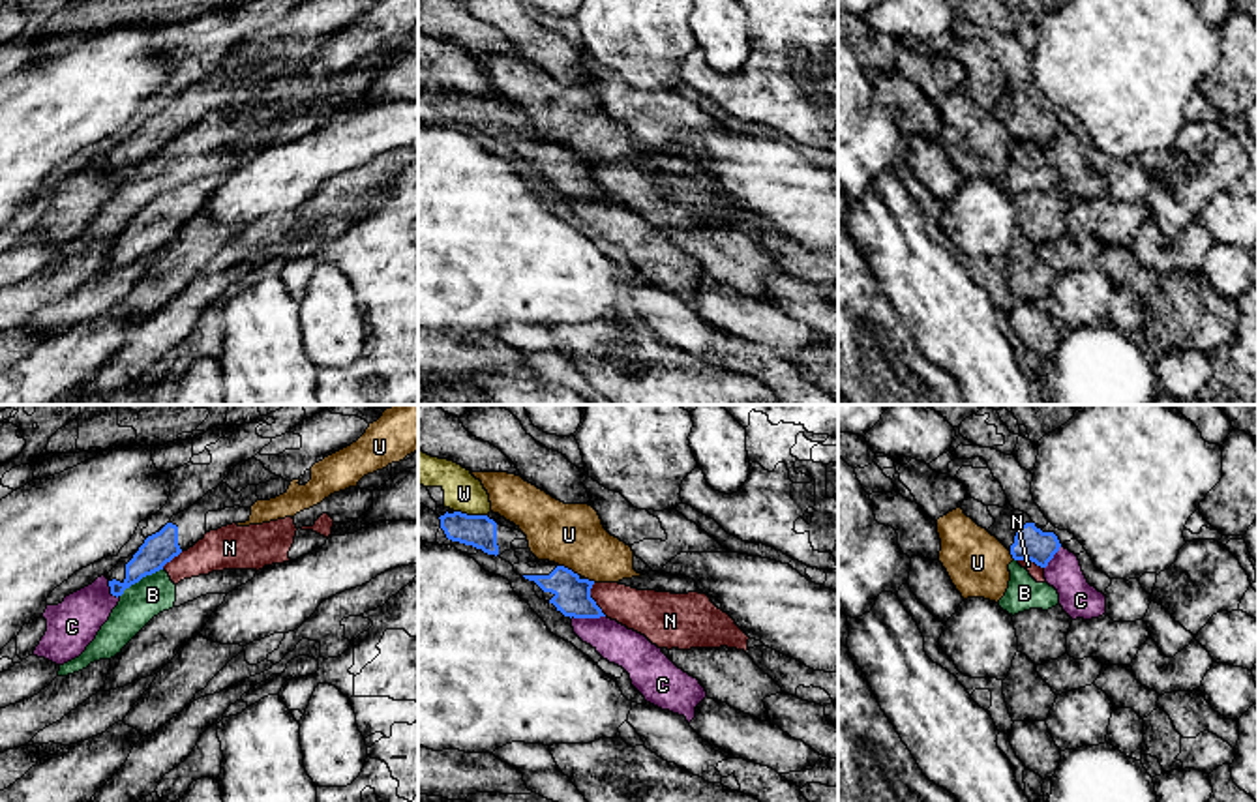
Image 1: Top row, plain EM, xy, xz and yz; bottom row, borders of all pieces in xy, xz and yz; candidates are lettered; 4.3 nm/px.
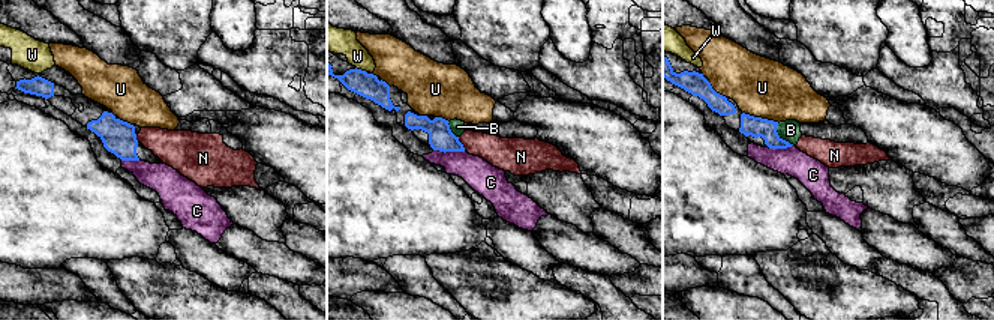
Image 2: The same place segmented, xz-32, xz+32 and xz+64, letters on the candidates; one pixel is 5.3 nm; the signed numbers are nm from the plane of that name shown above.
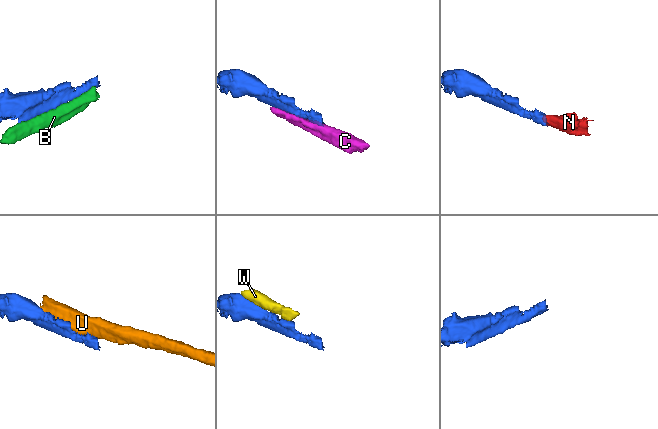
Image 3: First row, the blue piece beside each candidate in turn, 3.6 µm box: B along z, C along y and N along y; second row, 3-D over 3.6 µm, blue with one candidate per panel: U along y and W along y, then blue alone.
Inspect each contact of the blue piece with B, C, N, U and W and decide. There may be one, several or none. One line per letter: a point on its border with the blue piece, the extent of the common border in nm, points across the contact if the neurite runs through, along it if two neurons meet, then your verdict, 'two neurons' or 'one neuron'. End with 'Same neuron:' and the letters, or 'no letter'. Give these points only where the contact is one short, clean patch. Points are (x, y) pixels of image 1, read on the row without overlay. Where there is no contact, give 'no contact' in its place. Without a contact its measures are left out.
B: contact xy (139, 160); length 220 nm; two neurons
C: contact xz (587, 197); length 150 nm; two neurons
N: contact xz (593, 180); length 160 nm; border xz (593, 163), (591, 177), (606, 195); two neurons
U: contact xz (567, 148); length 100 nm; two neurons
W: contact xz (471, 96); length 150 nm; border xz (454, 90), (486, 96); two neurons
Same neuron: no letter

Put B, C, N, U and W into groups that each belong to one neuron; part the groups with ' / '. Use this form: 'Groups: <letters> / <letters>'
Groups: B N / C / U / W

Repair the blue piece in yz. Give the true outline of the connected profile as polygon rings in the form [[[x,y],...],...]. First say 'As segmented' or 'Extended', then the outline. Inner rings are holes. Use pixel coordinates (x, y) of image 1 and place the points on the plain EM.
Extended. [[[1011,84],[988,86],[996,103],[988,109],[1012,135],[1014,141],[1031,141],[1046,148],[1061,124],[1054,112],[1042,112],[1031,97]]]

